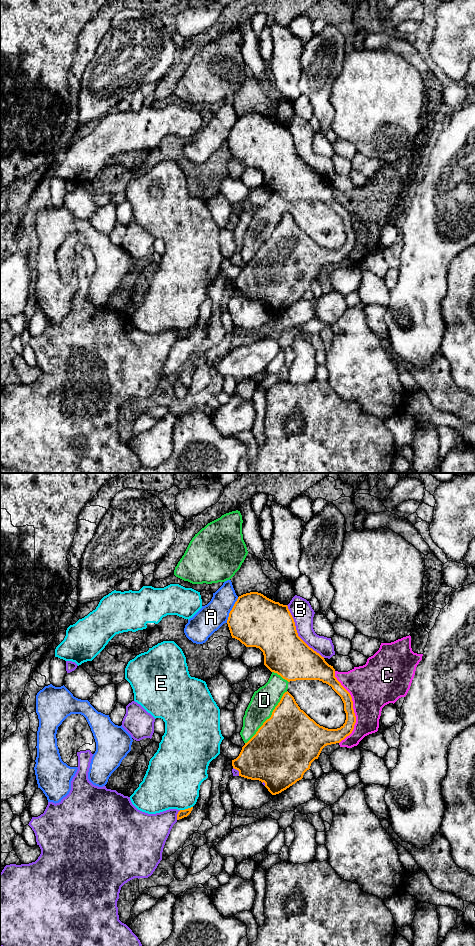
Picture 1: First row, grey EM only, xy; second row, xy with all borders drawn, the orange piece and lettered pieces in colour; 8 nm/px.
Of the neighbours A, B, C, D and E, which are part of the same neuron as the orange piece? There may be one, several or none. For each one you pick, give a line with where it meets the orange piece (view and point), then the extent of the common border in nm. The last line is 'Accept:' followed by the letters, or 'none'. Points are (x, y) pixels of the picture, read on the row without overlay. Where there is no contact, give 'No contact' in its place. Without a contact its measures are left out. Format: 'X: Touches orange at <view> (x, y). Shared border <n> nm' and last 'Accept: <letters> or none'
Accept: none

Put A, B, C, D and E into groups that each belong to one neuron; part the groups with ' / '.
A / B / C / D / E

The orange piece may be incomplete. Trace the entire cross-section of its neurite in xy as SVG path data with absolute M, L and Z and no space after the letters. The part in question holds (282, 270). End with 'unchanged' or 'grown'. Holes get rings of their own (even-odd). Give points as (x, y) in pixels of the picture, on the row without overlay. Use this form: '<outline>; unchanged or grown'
M258 112L246 113L238 117L229 133L227 144L232 158L246 167L256 167L263 172L264 185L271 192L277 193L288 202L322 201L331 206L344 223L345 243L340 248L328 249L311 239L300 229L294 217L288 211L285 212L271 237L245 263L239 276L232 280L232 286L239 291L239 296L264 302L268 311L276 315L301 300L325 266L340 263L352 253L356 243L352 217L335 197L333 186L298 156L287 125L275 122Z; unchanged

